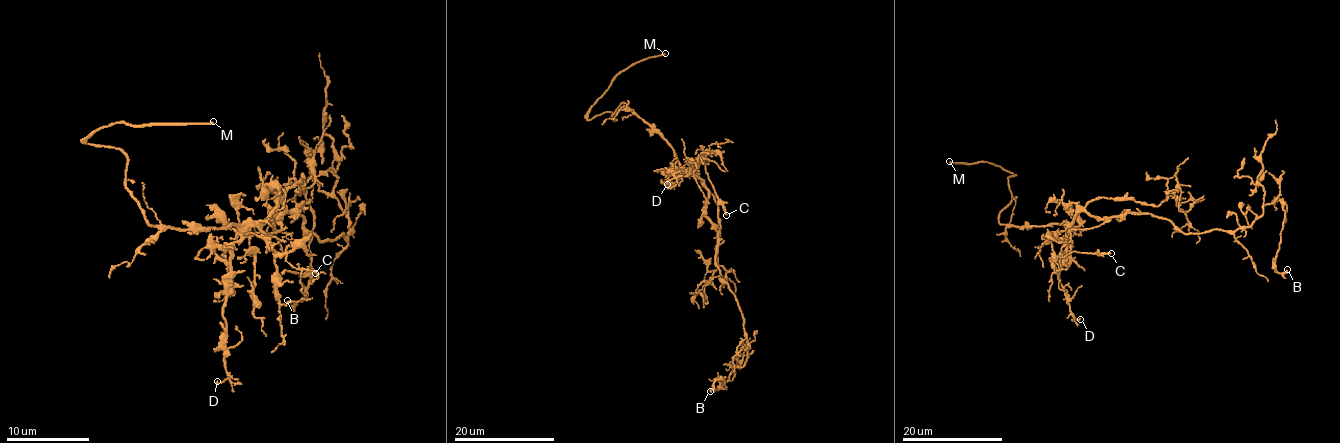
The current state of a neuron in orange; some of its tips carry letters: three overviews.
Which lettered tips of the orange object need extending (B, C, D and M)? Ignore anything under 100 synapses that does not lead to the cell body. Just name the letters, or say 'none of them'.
M

